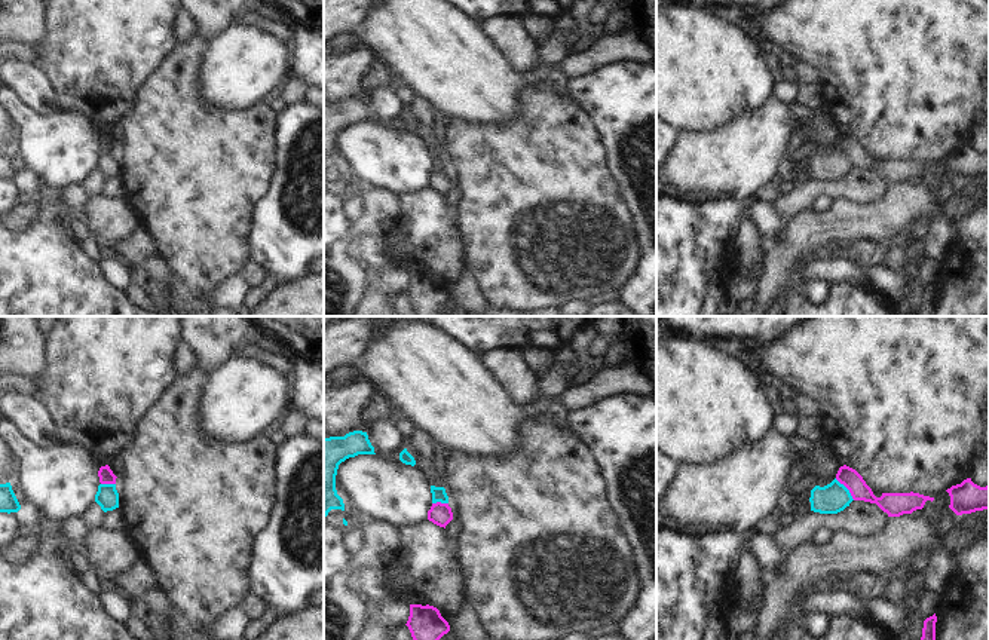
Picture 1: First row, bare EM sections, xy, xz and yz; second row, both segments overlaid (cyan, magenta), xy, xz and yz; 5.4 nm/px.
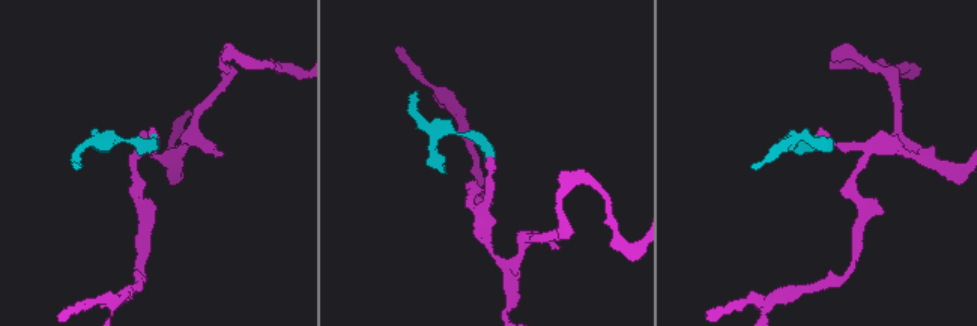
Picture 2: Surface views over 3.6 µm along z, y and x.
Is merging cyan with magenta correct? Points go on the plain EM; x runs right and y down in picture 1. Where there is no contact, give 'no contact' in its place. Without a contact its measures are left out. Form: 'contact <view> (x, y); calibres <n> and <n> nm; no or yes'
contact yz (847, 156); calibres 160 and 110 nm; no

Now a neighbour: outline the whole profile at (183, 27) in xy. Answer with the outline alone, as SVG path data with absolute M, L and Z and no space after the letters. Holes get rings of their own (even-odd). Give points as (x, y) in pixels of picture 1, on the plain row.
M178 9L174 16L171 30L175 45L181 45L198 33L198 25L184 9Z

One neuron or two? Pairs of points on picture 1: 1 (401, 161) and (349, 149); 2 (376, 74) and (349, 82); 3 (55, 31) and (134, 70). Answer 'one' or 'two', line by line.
1: one
2: two
3: one

